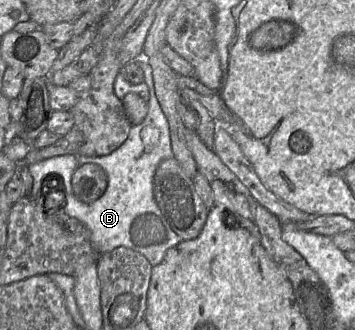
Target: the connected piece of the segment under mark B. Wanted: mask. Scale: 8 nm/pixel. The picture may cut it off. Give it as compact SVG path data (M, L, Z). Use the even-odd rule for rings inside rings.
M142 56L134 60L139 64L143 71L144 83L147 84L149 91L148 112L144 120L138 125L132 125L129 131L129 135L125 142L119 148L117 148L108 155L92 157L66 154L55 156L37 163L30 164L28 168L29 172L33 177L34 184L29 196L32 198L32 200L37 201L41 194L41 188L44 179L50 179L53 176L57 177L59 179L61 188L65 191L65 193L59 191L59 195L57 196L57 198L54 195L52 195L52 200L55 200L56 204L55 208L62 207L62 203L66 200L64 206L65 213L71 217L80 220L87 226L87 228L91 232L90 239L92 247L98 252L98 254L110 252L116 249L117 247L126 247L134 251L137 251L143 256L145 256L153 267L160 264L163 261L166 252L170 248L178 245L182 241L182 239L171 229L171 227L163 217L159 207L155 202L153 195L153 178L159 163L164 159L174 157L171 148L169 124L155 94L151 66L147 62L147 60ZM148 127L156 127L157 129L159 129L160 135L156 143L144 143L144 133L145 129ZM86 163L94 163L101 166L105 170L108 178L105 193L98 200L90 204L86 204L79 201L75 196L72 187L72 176L75 169L78 165Z

